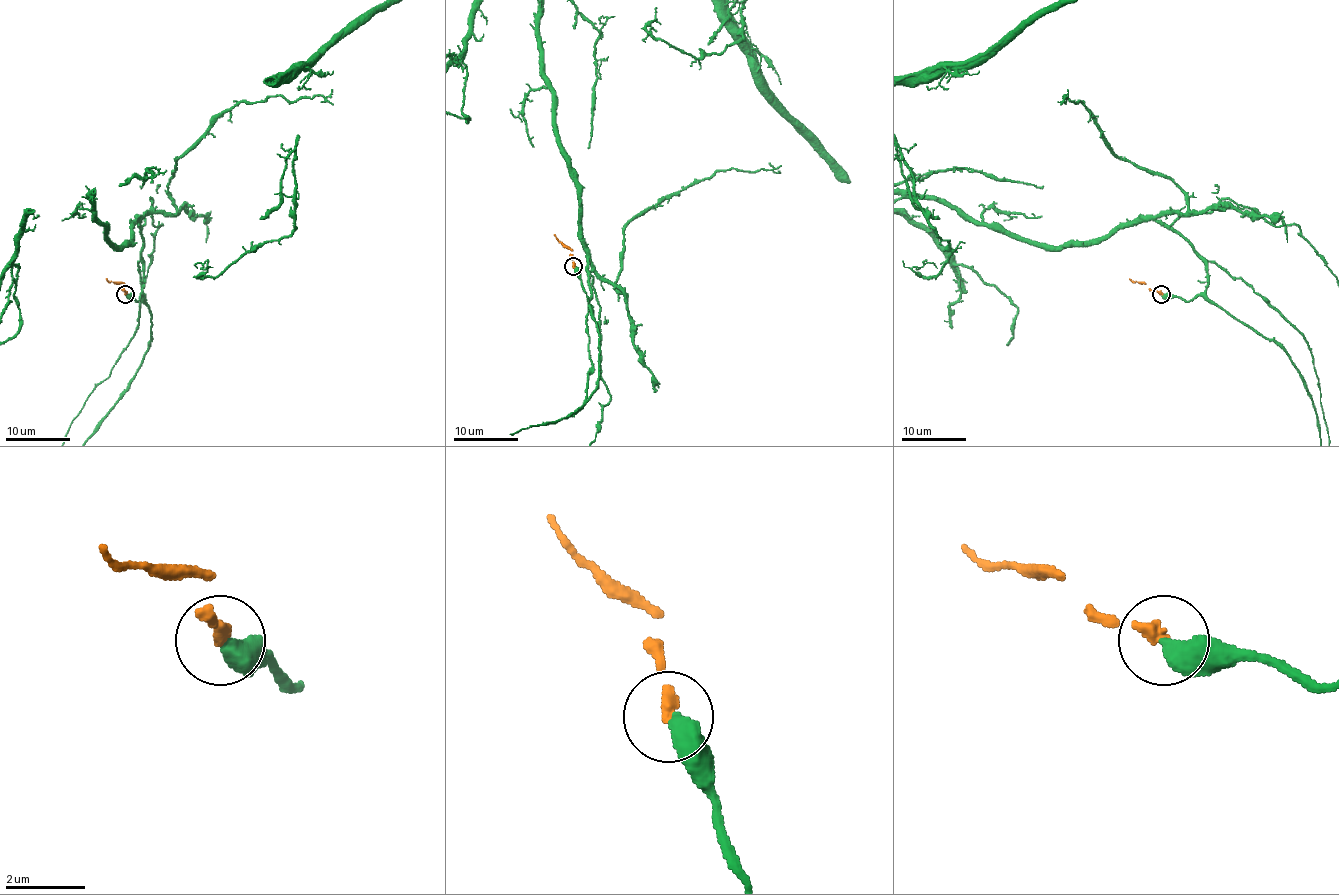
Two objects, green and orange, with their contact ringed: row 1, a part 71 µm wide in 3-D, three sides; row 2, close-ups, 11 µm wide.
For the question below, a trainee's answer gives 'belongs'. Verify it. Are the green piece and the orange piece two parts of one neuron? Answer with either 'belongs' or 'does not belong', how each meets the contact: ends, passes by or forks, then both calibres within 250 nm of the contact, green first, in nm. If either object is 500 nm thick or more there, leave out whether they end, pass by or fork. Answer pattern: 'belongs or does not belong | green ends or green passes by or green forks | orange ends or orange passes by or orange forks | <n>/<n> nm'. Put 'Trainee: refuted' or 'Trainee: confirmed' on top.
Trainee: refuted
does not belong | green ends | orange ends | 480/320 nm

